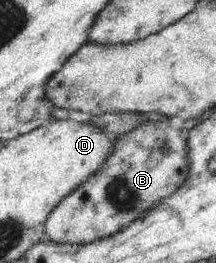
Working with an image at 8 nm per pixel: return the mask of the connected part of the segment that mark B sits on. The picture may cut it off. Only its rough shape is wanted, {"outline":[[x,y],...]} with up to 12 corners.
{"outline":[[150,114],[50,214],[46,239],[90,244],[174,194],[187,133]]}

